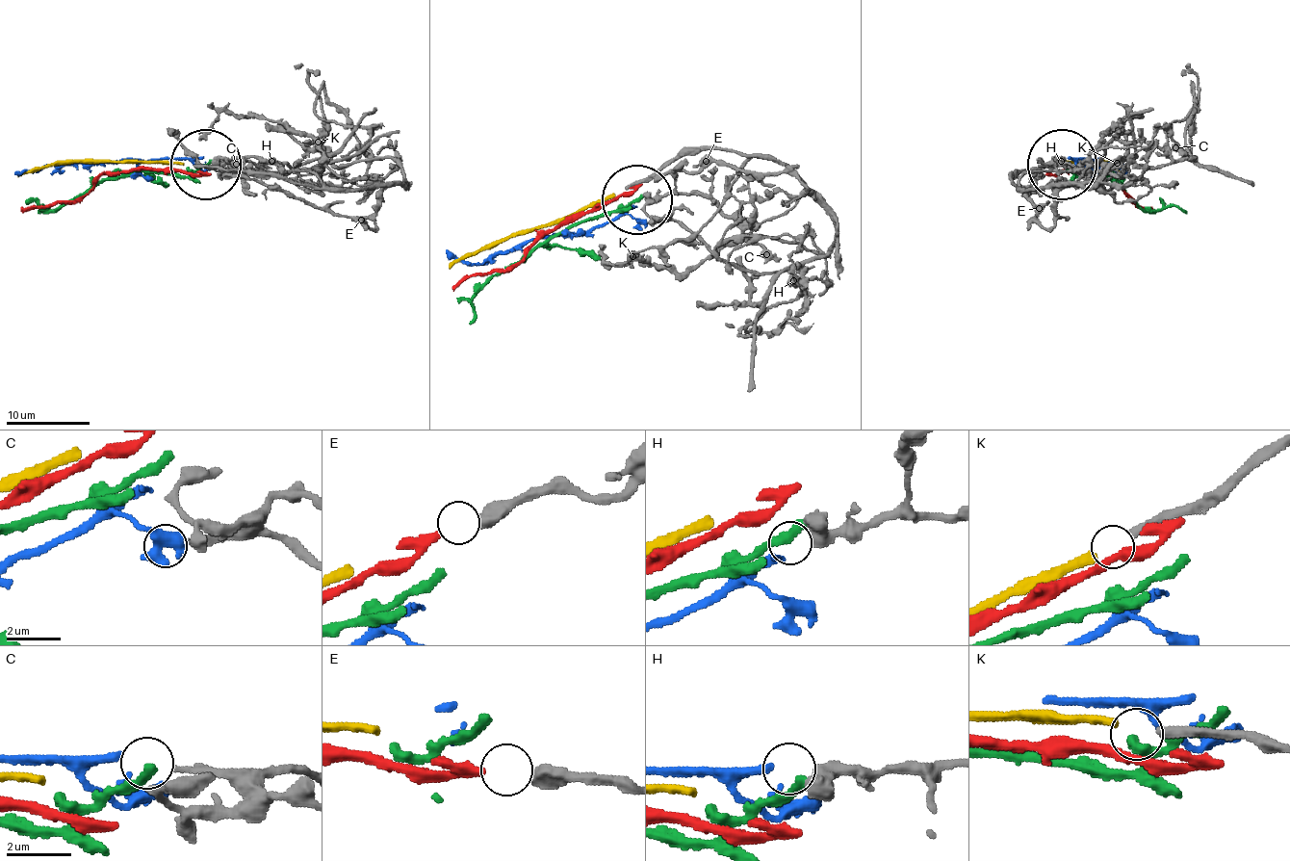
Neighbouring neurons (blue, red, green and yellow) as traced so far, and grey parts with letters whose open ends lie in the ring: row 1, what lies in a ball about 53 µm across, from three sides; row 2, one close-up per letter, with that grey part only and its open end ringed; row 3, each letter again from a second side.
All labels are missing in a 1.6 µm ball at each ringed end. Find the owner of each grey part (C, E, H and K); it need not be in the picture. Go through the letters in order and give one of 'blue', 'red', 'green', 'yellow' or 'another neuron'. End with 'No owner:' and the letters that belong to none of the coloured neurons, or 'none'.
C: another neuron
E: red
H: blue
K: yellow
No owner: C

